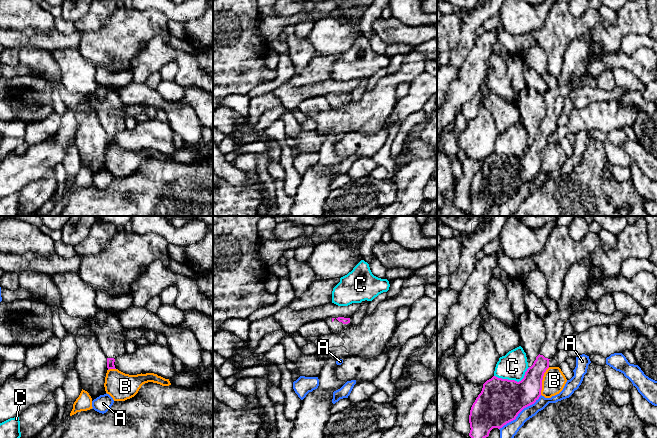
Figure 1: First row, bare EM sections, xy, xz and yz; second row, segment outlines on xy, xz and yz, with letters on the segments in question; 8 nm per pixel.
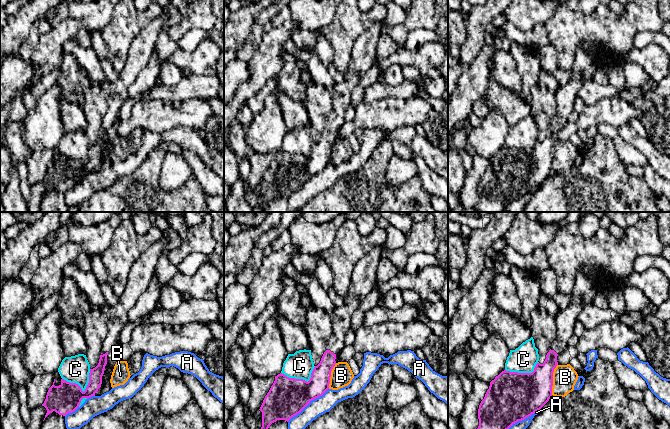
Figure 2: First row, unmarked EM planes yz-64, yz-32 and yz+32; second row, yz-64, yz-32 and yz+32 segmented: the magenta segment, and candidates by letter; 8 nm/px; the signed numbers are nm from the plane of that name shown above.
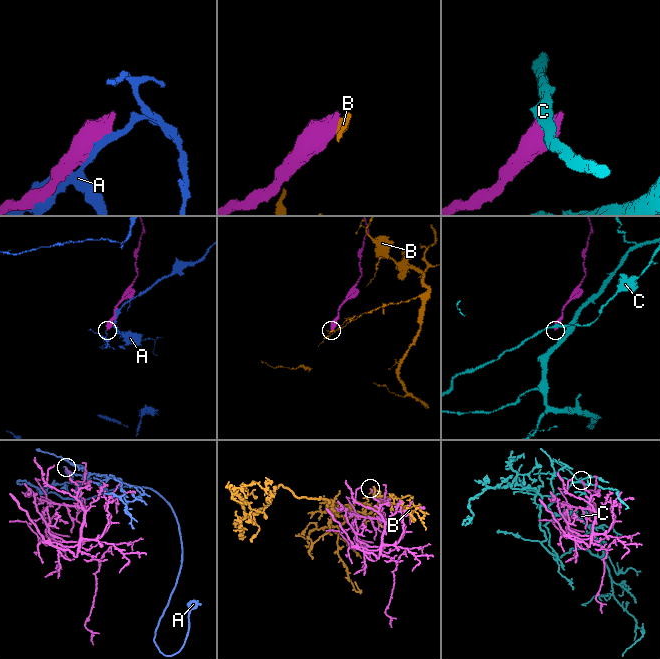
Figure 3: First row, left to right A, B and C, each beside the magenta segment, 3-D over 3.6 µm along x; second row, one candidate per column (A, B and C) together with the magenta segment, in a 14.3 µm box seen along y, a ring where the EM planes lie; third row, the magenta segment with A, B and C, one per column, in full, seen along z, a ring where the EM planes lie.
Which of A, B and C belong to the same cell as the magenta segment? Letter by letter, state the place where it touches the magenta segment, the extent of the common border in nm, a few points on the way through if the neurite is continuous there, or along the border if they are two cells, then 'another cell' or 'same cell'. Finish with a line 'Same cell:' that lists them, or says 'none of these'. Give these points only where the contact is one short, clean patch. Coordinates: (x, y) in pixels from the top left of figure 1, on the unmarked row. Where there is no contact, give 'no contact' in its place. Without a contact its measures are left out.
A: contact yz (519, 188); length 440 nm; another cell
B: contact yz (541, 157); length 240 nm; border yz (549, 143), (544, 149), (540, 170); another cell
C: contact yz (513, 156); length 300 nm; another cell
Same cell: none of these

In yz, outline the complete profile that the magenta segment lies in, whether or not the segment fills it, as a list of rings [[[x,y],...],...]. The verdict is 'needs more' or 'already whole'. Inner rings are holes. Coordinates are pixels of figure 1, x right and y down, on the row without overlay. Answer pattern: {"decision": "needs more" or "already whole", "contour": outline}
{"decision": "needs more", "contour": [[[587,34],[574,40],[567,48],[558,84],[544,94],[546,115],[533,141],[524,154],[517,158],[493,152],[483,160],[481,169],[473,179],[470,191],[470,209],[473,216],[483,216],[493,204],[502,204],[516,195],[526,183],[541,172],[544,149],[549,136],[558,127],[558,118],[563,112],[564,100],[575,84],[587,73],[591,61],[591,42]]]}

